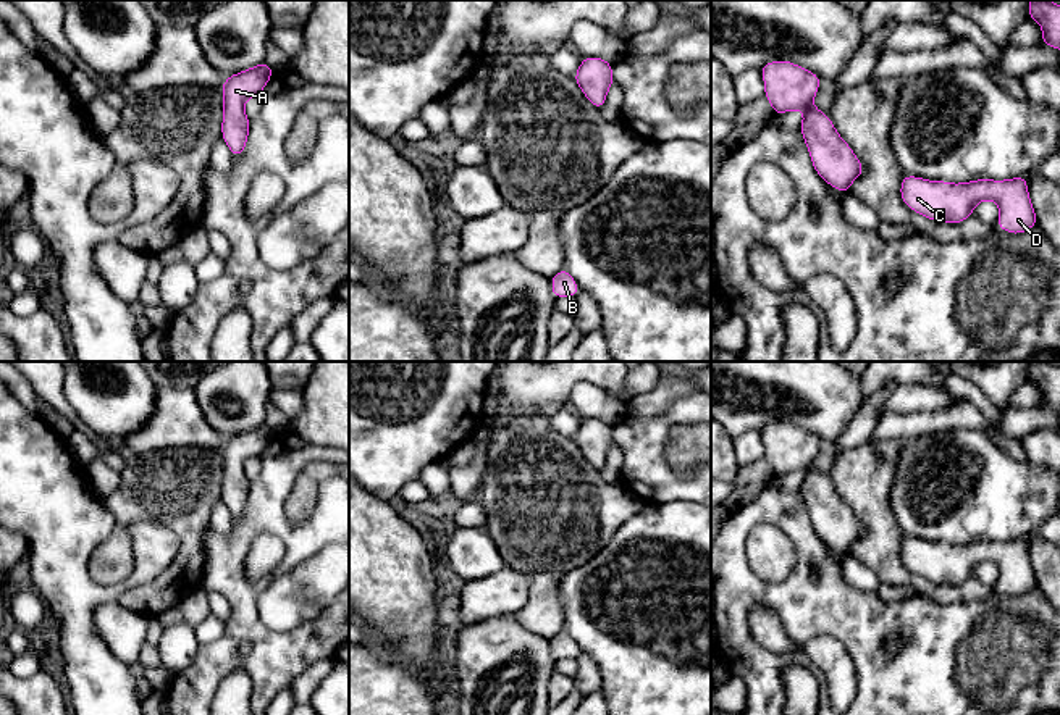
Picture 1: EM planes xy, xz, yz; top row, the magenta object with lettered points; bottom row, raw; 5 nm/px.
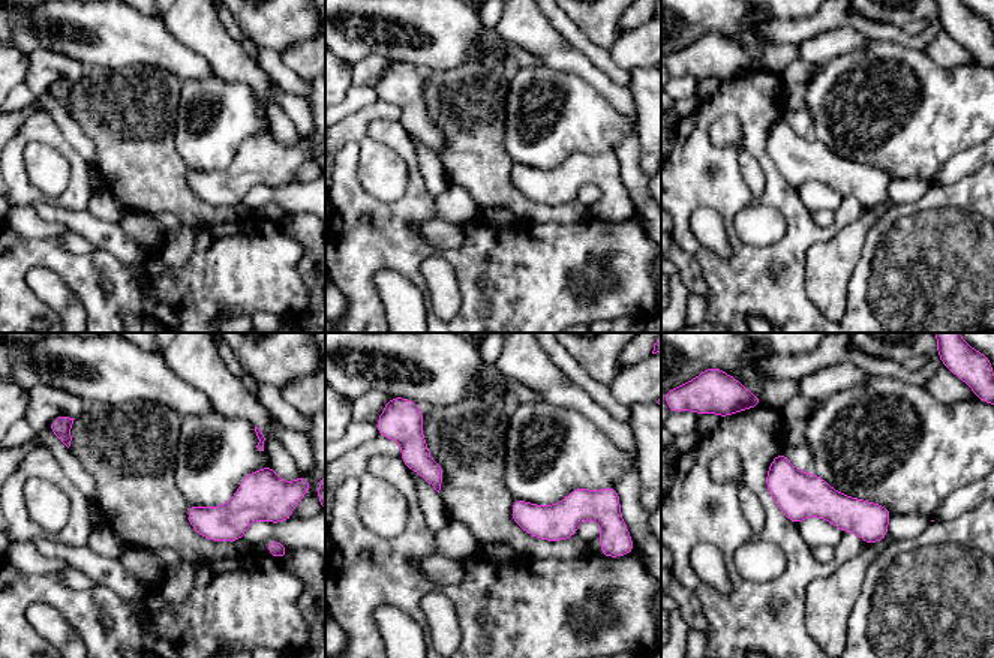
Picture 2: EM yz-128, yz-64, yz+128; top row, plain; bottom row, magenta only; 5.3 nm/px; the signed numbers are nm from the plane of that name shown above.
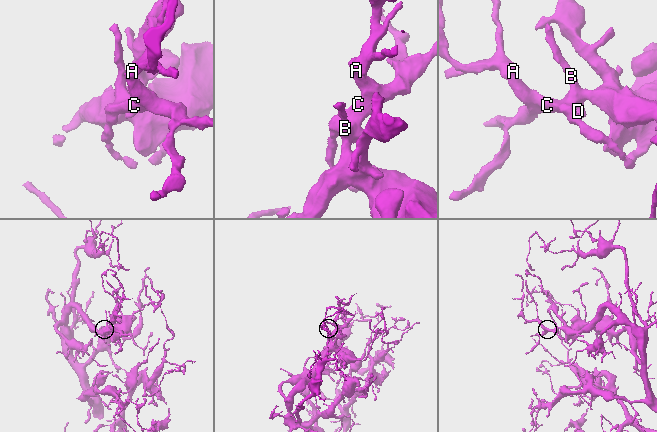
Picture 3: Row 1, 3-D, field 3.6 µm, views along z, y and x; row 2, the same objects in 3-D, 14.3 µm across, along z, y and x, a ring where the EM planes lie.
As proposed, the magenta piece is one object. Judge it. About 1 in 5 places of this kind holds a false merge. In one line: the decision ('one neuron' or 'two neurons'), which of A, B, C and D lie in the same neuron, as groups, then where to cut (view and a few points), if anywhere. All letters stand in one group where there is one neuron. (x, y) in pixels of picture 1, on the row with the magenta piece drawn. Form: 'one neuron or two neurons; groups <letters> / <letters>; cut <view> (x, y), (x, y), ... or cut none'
one neuron; groups A B C D; cut none

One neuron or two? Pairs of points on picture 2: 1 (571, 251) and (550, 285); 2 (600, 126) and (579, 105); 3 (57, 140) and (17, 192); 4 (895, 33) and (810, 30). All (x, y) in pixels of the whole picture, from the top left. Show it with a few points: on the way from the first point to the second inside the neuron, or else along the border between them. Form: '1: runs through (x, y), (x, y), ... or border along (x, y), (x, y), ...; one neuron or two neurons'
1: runs through (568, 260), (553, 276); one neuron
2: runs through (595, 122), (583, 110); one neuron
3: runs through (36, 135), (29, 135), (15, 149), (15, 171); one neuron
4: runs through (874, 30), (853, 20), (831, 20); one neuron

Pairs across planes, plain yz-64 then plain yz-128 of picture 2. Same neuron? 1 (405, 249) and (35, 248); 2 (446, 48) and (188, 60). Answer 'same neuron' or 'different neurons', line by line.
1: same neuron
2: same neuron

